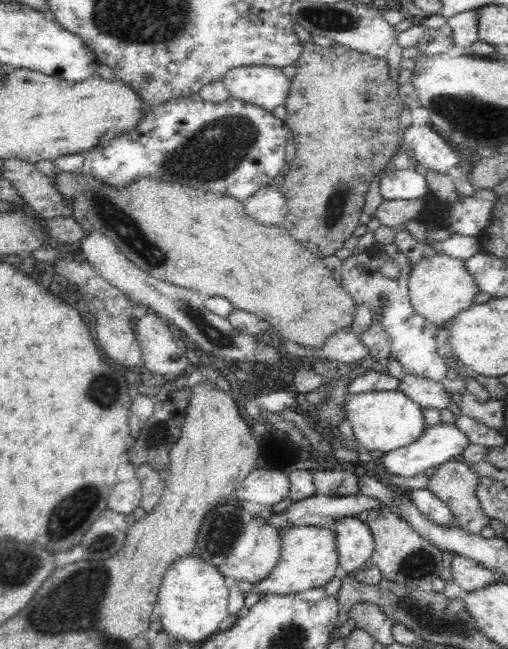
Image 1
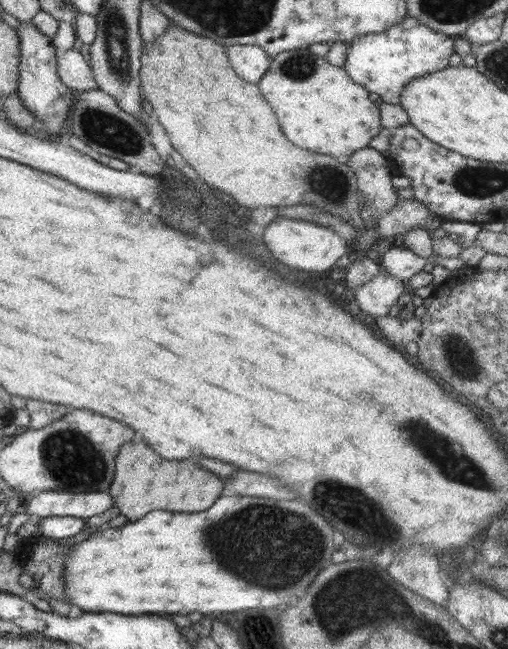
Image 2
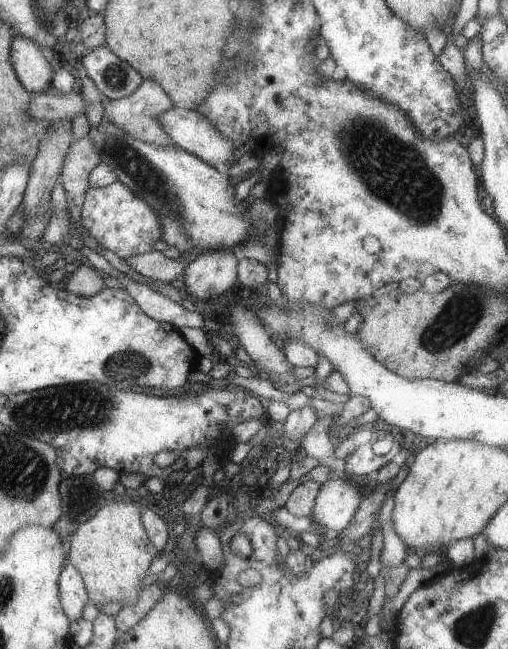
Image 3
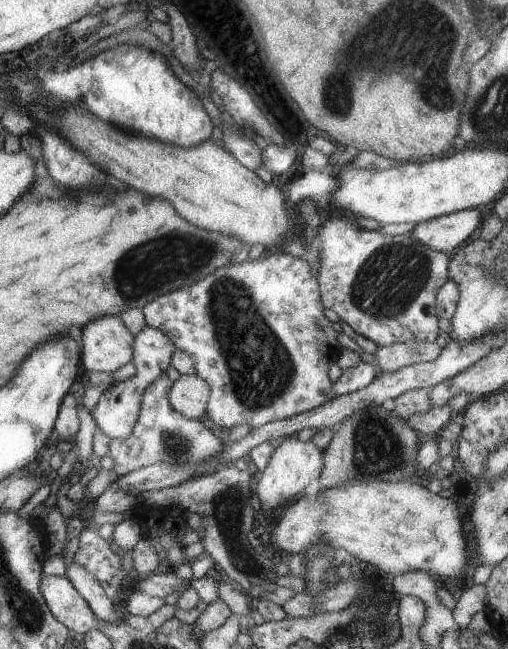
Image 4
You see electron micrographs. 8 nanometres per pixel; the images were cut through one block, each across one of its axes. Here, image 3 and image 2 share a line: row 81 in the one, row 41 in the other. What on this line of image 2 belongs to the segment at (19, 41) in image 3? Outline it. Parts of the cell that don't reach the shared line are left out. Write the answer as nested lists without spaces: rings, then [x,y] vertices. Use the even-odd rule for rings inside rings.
[[[21,22],[17,36],[20,38],[20,79],[18,79],[17,95],[22,99],[24,106],[30,109],[30,112],[34,114],[36,120],[41,120],[45,124],[48,124],[48,126],[45,126],[48,136],[49,134],[66,134],[66,116],[73,102],[73,93],[71,88],[64,86],[64,83],[60,80],[60,76],[58,76],[57,58],[51,37],[42,34],[31,22]]]

